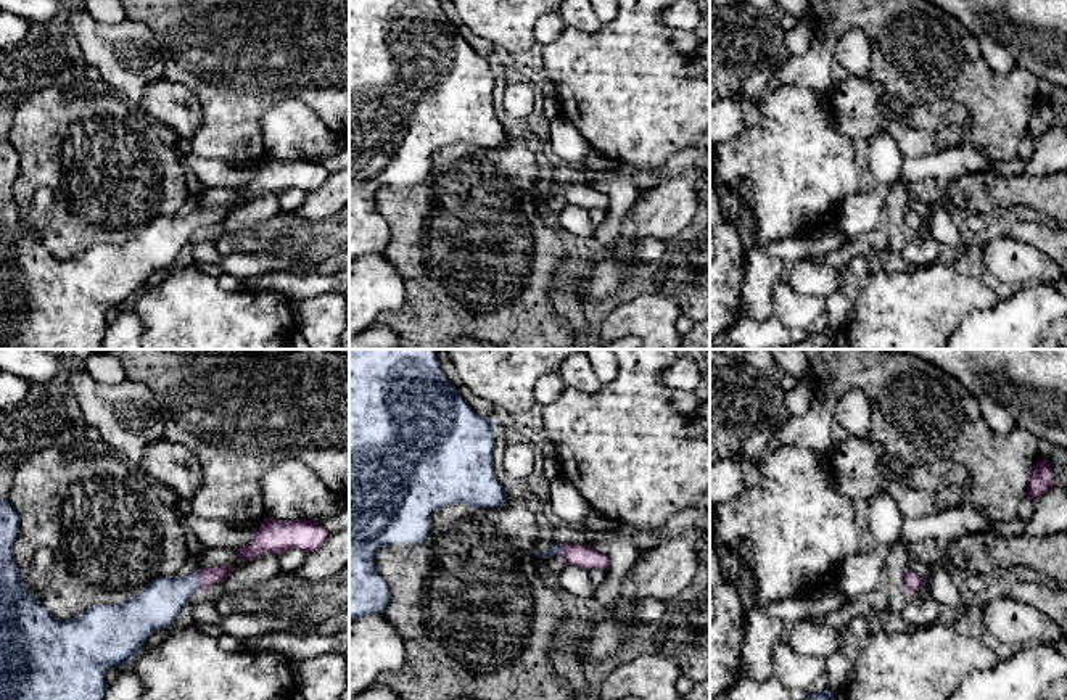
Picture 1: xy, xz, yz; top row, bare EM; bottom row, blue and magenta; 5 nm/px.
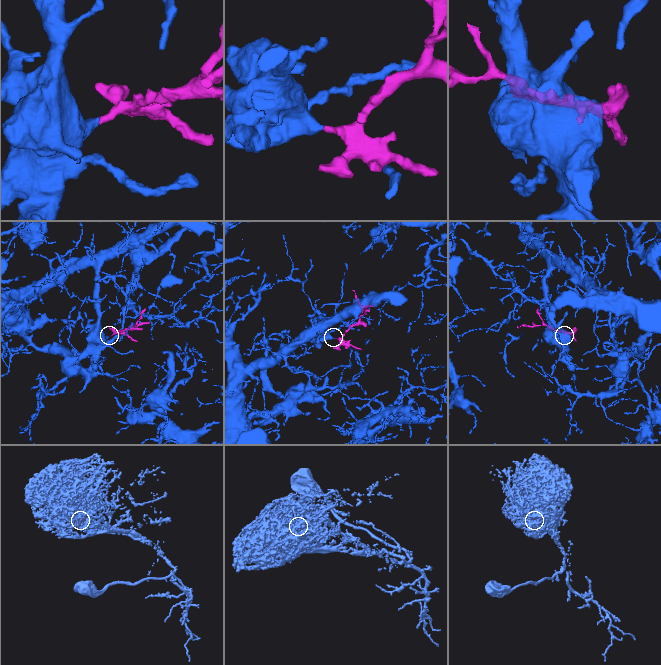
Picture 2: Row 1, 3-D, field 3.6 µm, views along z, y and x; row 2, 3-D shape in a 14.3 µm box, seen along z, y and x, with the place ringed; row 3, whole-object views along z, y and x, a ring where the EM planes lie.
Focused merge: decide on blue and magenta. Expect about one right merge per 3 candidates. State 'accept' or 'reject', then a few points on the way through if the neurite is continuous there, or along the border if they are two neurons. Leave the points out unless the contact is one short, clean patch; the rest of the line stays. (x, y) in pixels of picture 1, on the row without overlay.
accept | across xy (161, 240), (200, 221), (210, 216)

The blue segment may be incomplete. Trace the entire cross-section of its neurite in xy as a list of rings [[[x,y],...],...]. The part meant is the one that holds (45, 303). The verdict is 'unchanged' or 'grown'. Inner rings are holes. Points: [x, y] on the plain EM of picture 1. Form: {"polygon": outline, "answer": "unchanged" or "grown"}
{"polygon": [[[0,140],[0,349],[105,349],[105,314],[143,291],[159,269],[171,269],[190,238],[206,227],[225,222],[233,206],[196,209],[183,217],[156,217],[121,245],[93,245],[82,256],[56,259],[24,224],[13,195],[19,154]]], "answer": "grown"}

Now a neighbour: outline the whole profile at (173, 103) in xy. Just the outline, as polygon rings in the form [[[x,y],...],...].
[[[166,77],[146,87],[135,111],[174,127],[180,138],[188,140],[203,122],[198,97],[183,84]]]

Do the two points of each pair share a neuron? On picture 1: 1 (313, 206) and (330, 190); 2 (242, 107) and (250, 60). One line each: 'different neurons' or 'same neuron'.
1: same neuron
2: same neuron

